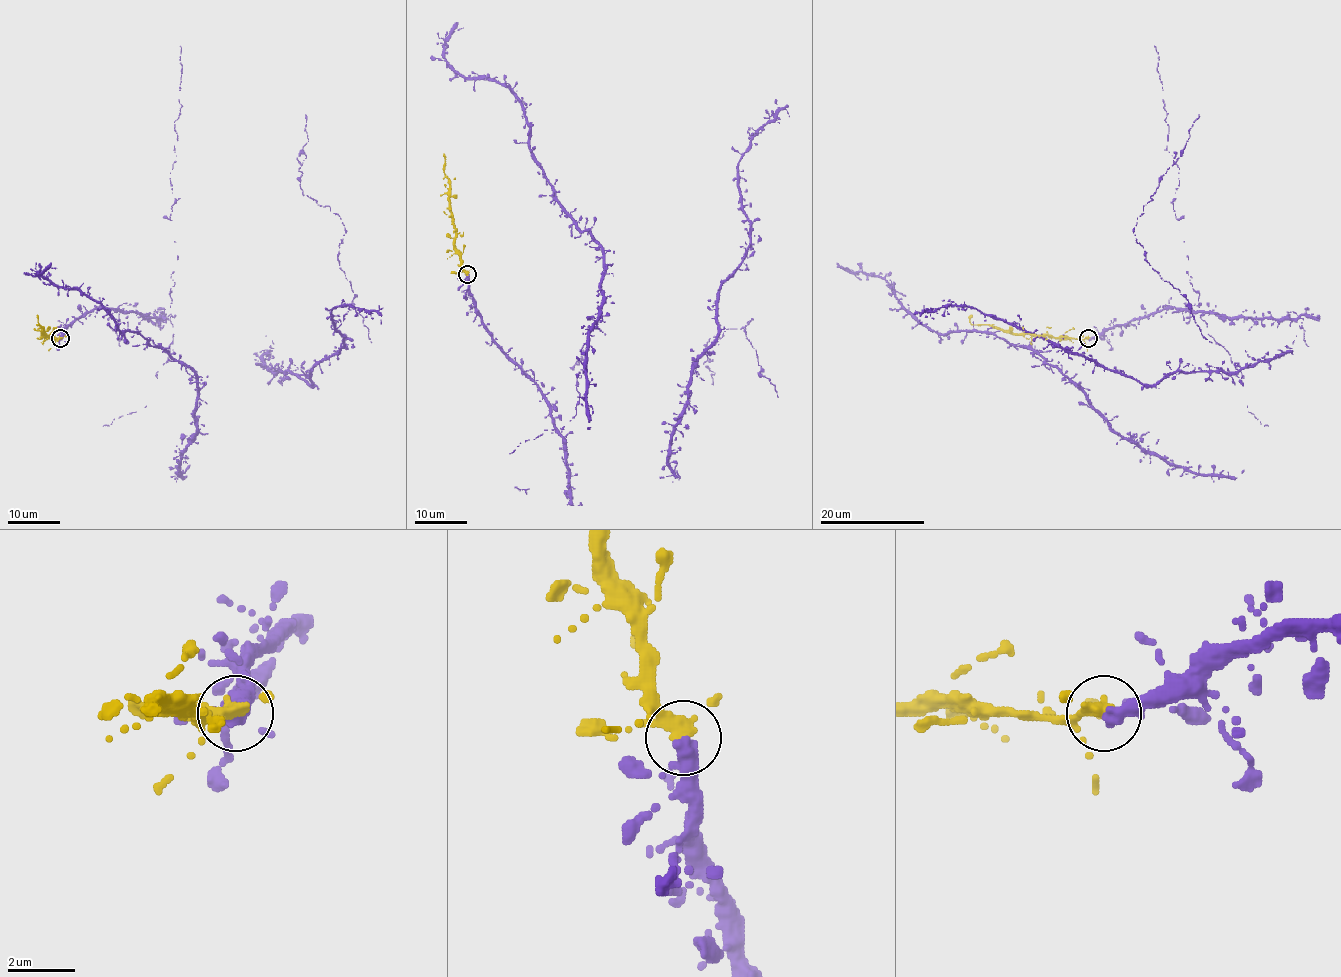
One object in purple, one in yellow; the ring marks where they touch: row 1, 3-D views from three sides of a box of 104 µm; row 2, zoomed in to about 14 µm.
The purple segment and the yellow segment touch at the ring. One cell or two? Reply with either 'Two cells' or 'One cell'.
One cell

